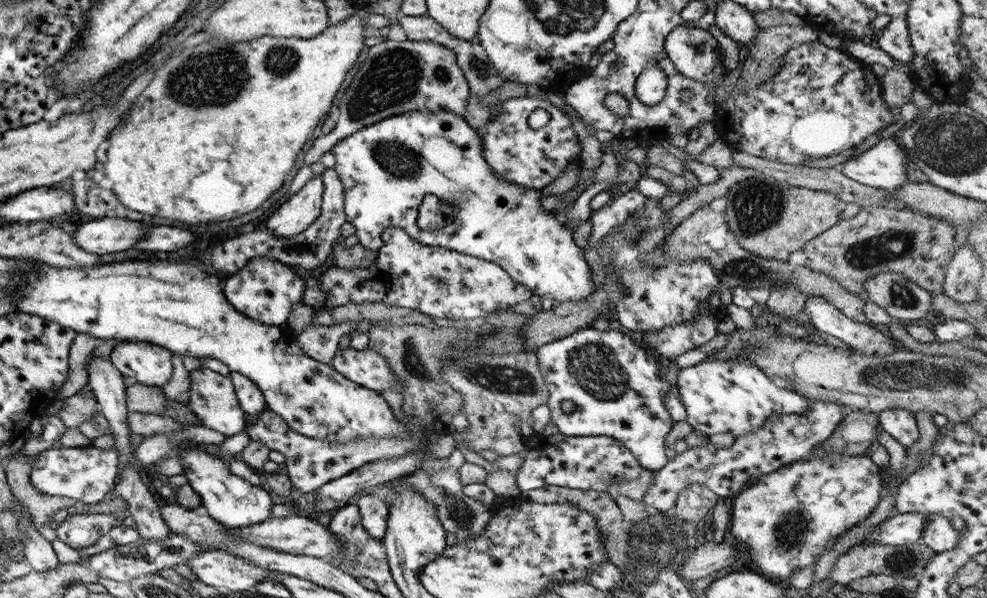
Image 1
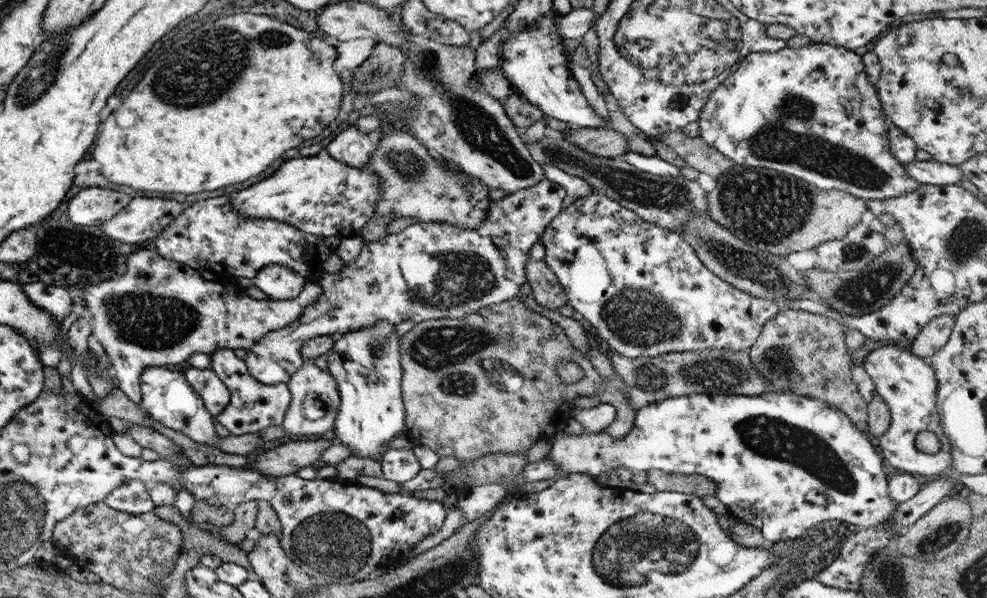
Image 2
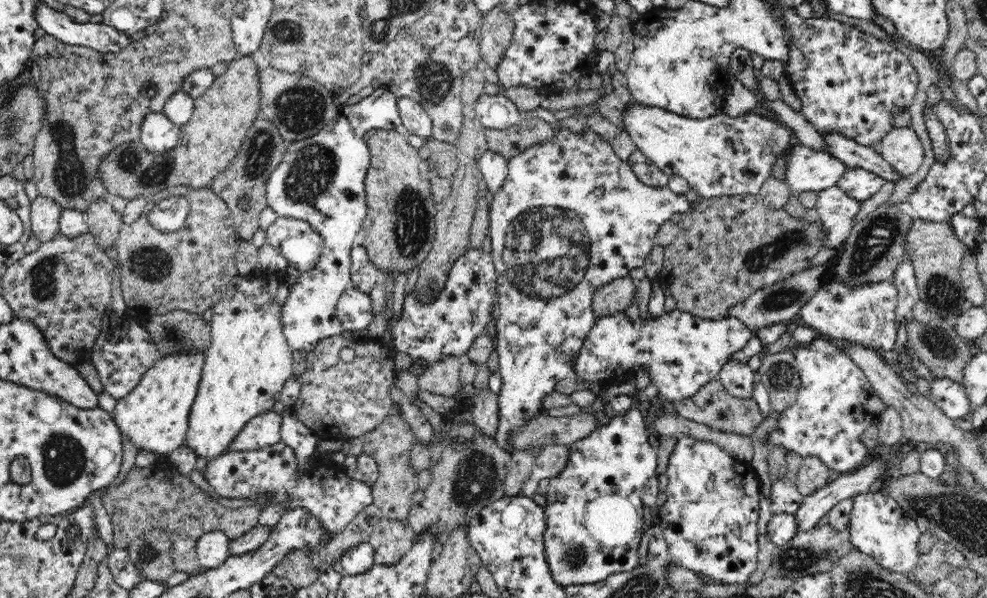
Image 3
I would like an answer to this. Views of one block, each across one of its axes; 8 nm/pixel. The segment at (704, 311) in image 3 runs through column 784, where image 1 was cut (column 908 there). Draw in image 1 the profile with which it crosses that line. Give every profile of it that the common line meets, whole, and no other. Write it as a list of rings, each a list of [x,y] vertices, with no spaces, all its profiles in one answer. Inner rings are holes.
[[[869,205],[860,207],[858,213],[851,218],[840,218],[831,228],[814,236],[802,248],[805,255],[804,266],[815,272],[829,275],[845,290],[856,294],[860,299],[867,300],[862,282],[881,271],[892,270],[913,281],[917,286],[929,293],[943,293],[942,284],[946,266],[955,253],[953,246],[955,228],[945,219],[930,219],[921,213],[913,213],[907,209],[877,207]]]

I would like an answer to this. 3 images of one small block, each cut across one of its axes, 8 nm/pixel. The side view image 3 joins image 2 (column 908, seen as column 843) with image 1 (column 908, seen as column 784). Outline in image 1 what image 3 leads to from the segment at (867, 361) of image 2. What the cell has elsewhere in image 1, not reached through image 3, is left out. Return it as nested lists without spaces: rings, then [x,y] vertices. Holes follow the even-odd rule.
[[[885,409],[878,411],[876,418],[880,428],[907,450],[919,438],[913,414],[909,410]]]

